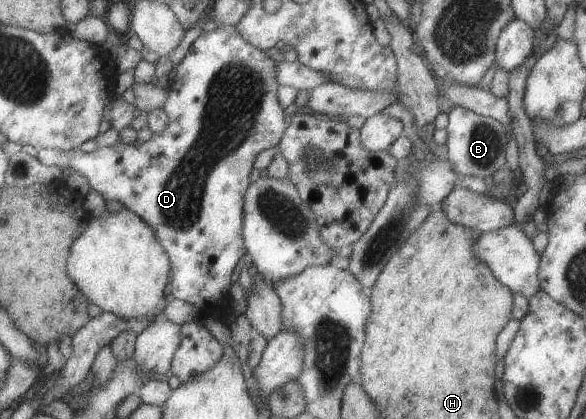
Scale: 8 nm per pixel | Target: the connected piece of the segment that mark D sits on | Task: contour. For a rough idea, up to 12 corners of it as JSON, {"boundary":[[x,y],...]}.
{"boundary":[[237,26],[179,64],[141,148],[41,149],[156,229],[213,369],[258,156],[288,132],[278,62]]}

